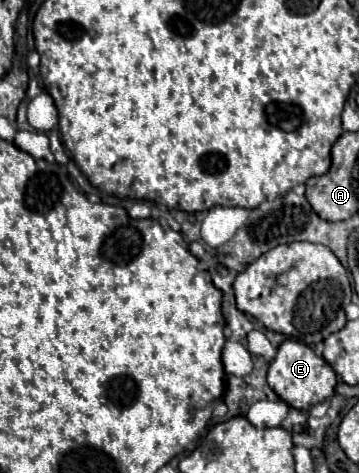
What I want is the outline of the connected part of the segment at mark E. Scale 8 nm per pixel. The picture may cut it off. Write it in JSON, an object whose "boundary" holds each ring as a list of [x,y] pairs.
{"boundary":[[[285,340],[277,348],[277,356],[273,358],[267,374],[269,386],[275,390],[275,394],[285,400],[289,406],[309,412],[315,404],[331,398],[335,394],[337,376],[333,368],[325,362],[323,356],[317,356],[309,346],[297,342],[297,340]]]}

